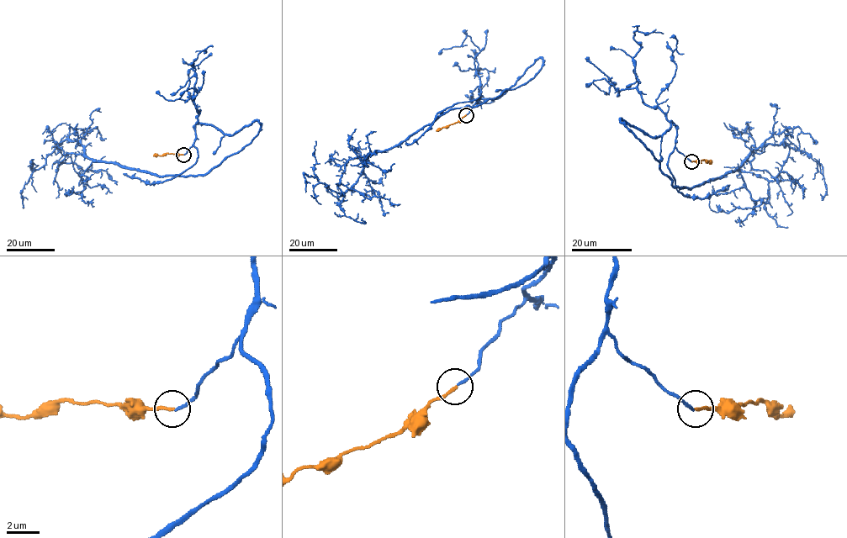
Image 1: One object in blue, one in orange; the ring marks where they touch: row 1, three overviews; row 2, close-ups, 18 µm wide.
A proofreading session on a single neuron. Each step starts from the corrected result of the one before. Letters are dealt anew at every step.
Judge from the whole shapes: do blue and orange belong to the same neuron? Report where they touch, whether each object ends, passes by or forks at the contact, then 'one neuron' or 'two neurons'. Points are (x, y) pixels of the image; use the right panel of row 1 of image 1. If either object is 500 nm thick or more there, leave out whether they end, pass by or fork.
place (691, 161); blue ends; orange ends; one neuron

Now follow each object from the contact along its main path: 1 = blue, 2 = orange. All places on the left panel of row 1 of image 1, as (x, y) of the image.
1: (183, 155), (197, 123), (261, 126), (185, 176), (93, 160), (64, 139), (21, 190), (23, 208)
2: (183, 154), (153, 156)

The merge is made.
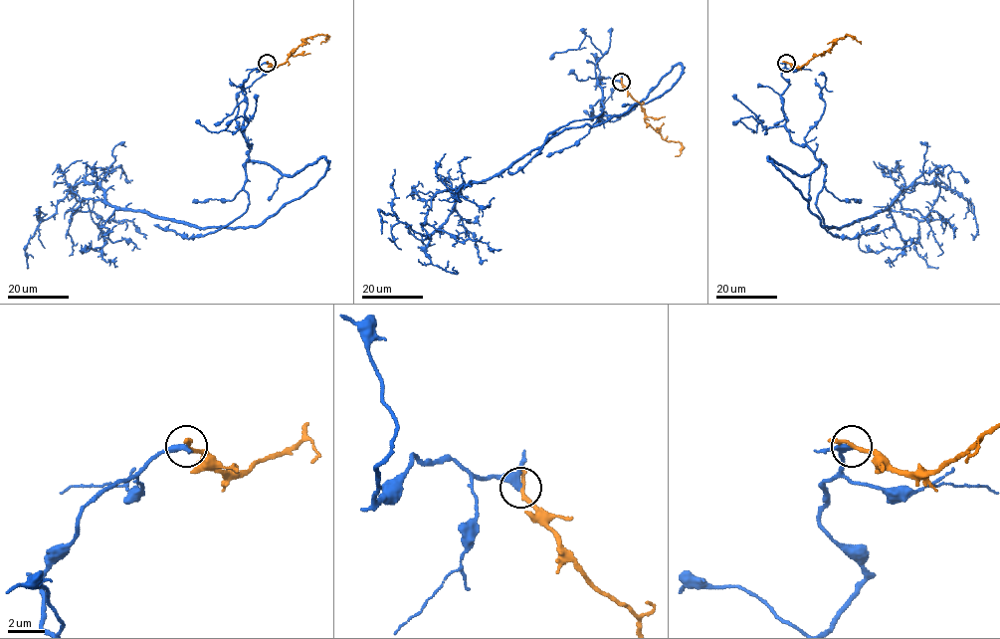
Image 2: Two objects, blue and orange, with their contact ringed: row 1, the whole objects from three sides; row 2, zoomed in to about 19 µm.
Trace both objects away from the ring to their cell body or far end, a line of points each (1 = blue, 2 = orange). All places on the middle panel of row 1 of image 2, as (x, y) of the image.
1: (621, 82), (597, 79), (604, 114), (682, 65), (656, 99), (467, 184), (426, 235), (380, 211), (381, 234)
2: (621, 82), (641, 105), (645, 120), (662, 137), (682, 145), (680, 153), (675, 156)

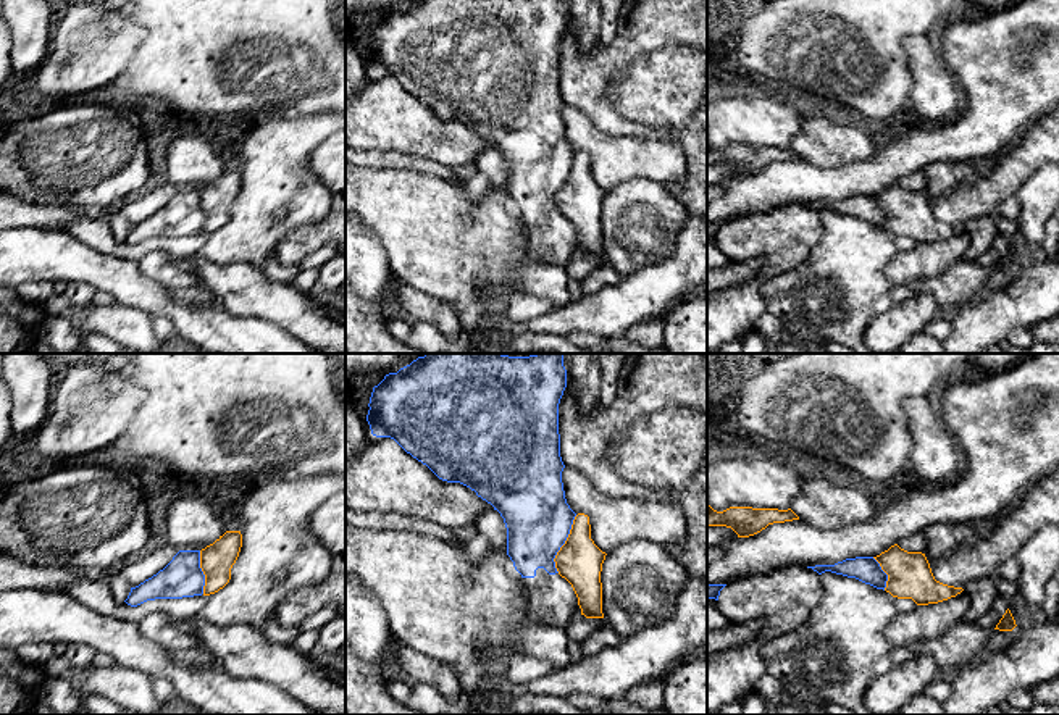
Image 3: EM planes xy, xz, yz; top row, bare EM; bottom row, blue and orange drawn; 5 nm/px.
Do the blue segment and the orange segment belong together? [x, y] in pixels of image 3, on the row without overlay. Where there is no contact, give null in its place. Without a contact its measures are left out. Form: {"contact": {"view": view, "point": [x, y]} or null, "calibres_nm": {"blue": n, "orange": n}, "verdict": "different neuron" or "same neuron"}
{"contact": {"view": "xz", "point": [564, 181]}, "calibres_nm": {"blue": 320, "orange": 220}, "verdict": "different neuron"}

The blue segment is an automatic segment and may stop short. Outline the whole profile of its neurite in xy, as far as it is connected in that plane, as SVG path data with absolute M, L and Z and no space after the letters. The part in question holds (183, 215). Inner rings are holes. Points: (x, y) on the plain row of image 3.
M179 189L173 199L152 216L131 226L124 239L137 245L155 237L182 237L202 234L205 213L200 207L200 189Z

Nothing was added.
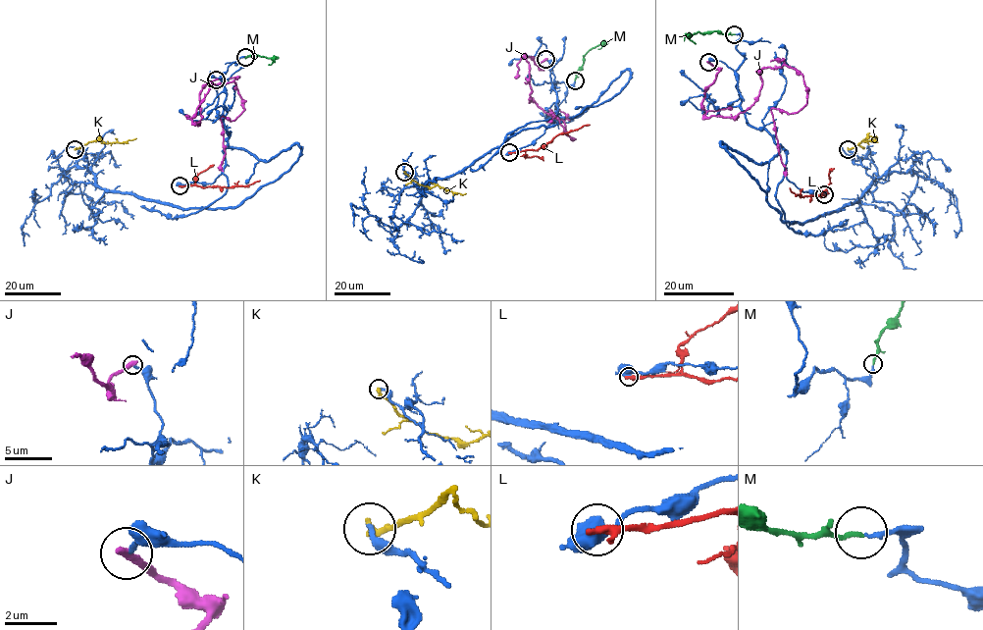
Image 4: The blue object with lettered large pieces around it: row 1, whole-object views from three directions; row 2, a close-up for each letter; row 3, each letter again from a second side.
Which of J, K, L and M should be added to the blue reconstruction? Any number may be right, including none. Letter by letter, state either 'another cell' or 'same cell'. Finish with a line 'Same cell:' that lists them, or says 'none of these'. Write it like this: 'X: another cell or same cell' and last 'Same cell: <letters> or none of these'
J: another cell
K: another cell
L: another cell
M: same cell
Same cell: M

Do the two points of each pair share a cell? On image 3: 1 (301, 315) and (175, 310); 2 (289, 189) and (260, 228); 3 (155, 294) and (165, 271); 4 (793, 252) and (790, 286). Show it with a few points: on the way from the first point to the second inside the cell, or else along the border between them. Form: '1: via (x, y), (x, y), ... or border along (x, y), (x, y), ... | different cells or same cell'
1: border along (221, 302), (234, 313), (268, 321) | different cells
2: via (280, 199), (260, 218) | same cell
3: border along (136, 262), (146, 275), (167, 289) | different cells
4: border along (817, 242), (798, 265), (778, 275) | different cells

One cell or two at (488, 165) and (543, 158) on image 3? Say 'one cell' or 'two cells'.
two cells

